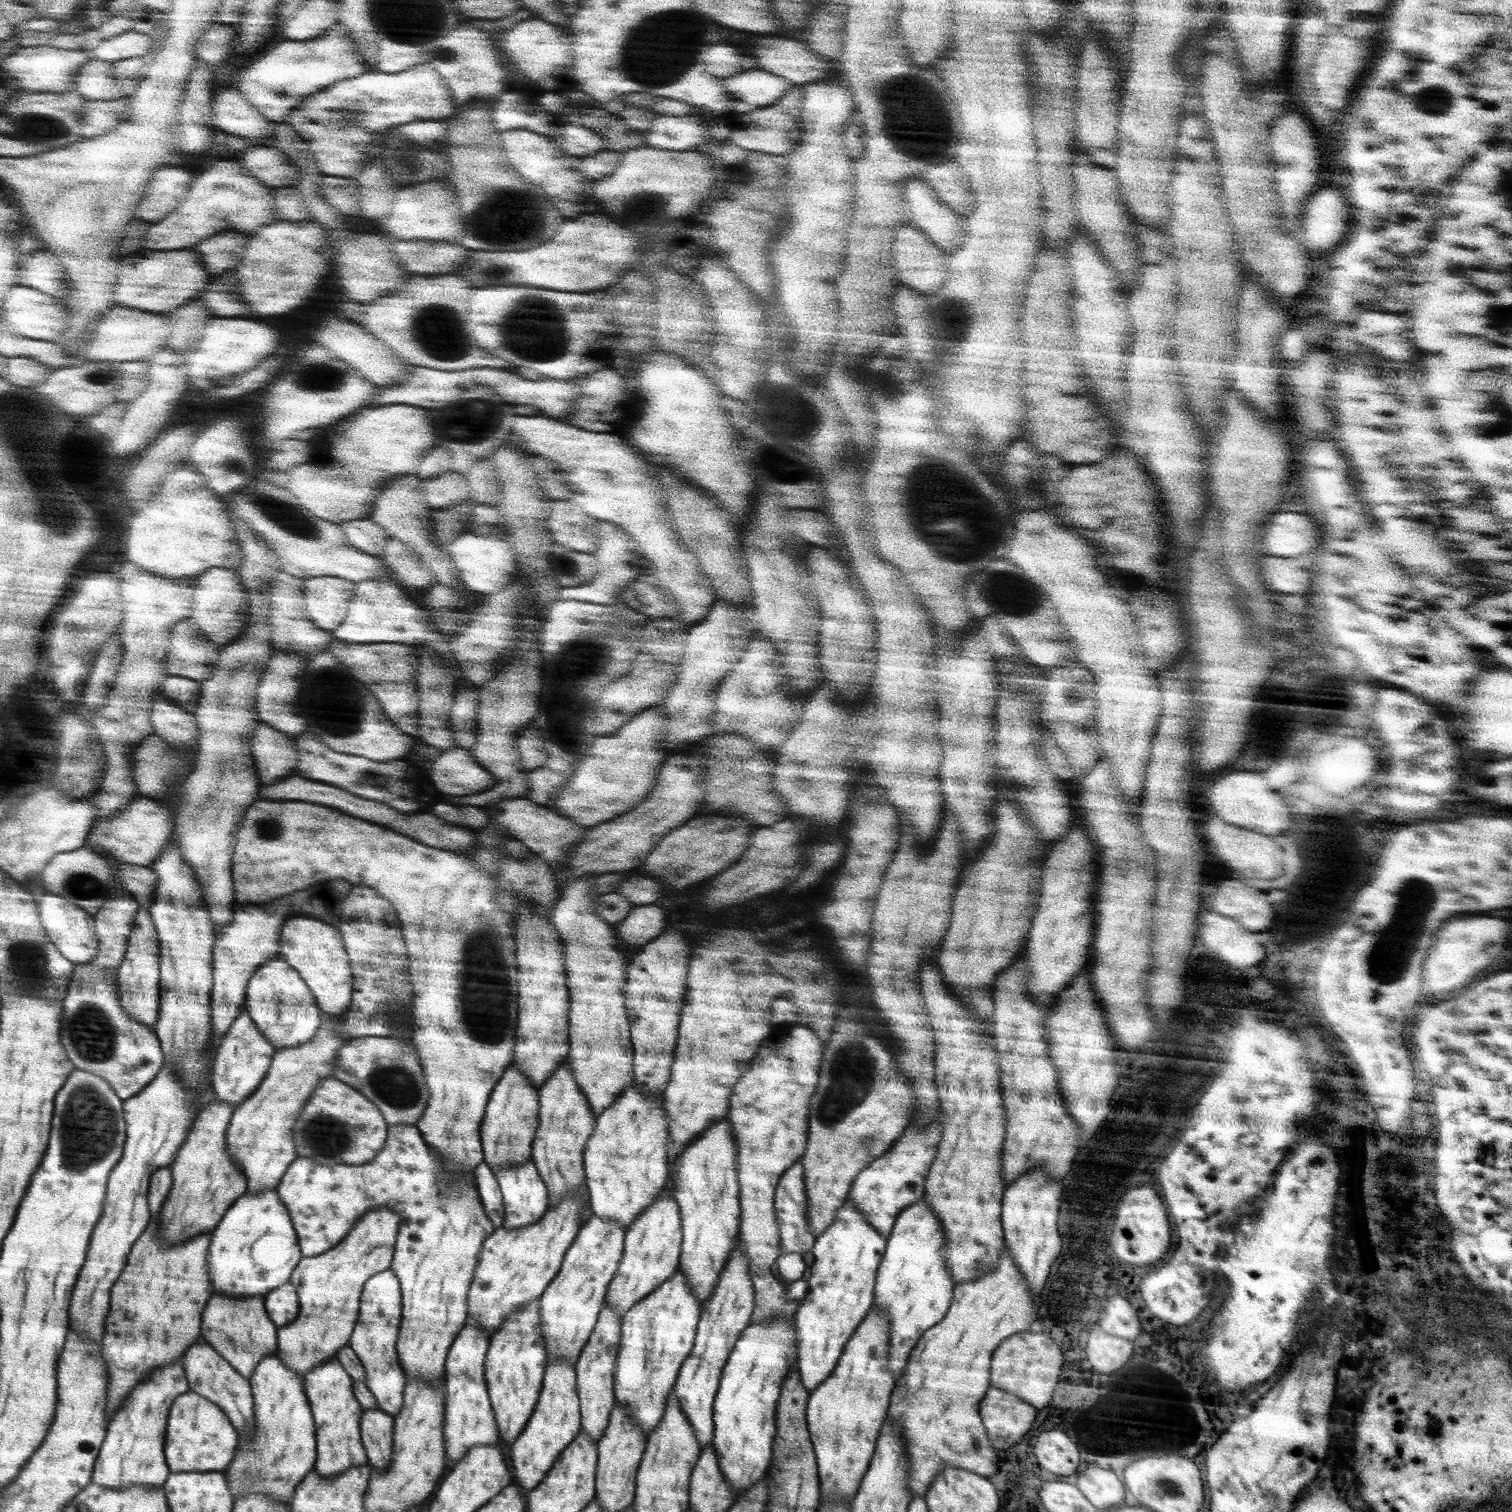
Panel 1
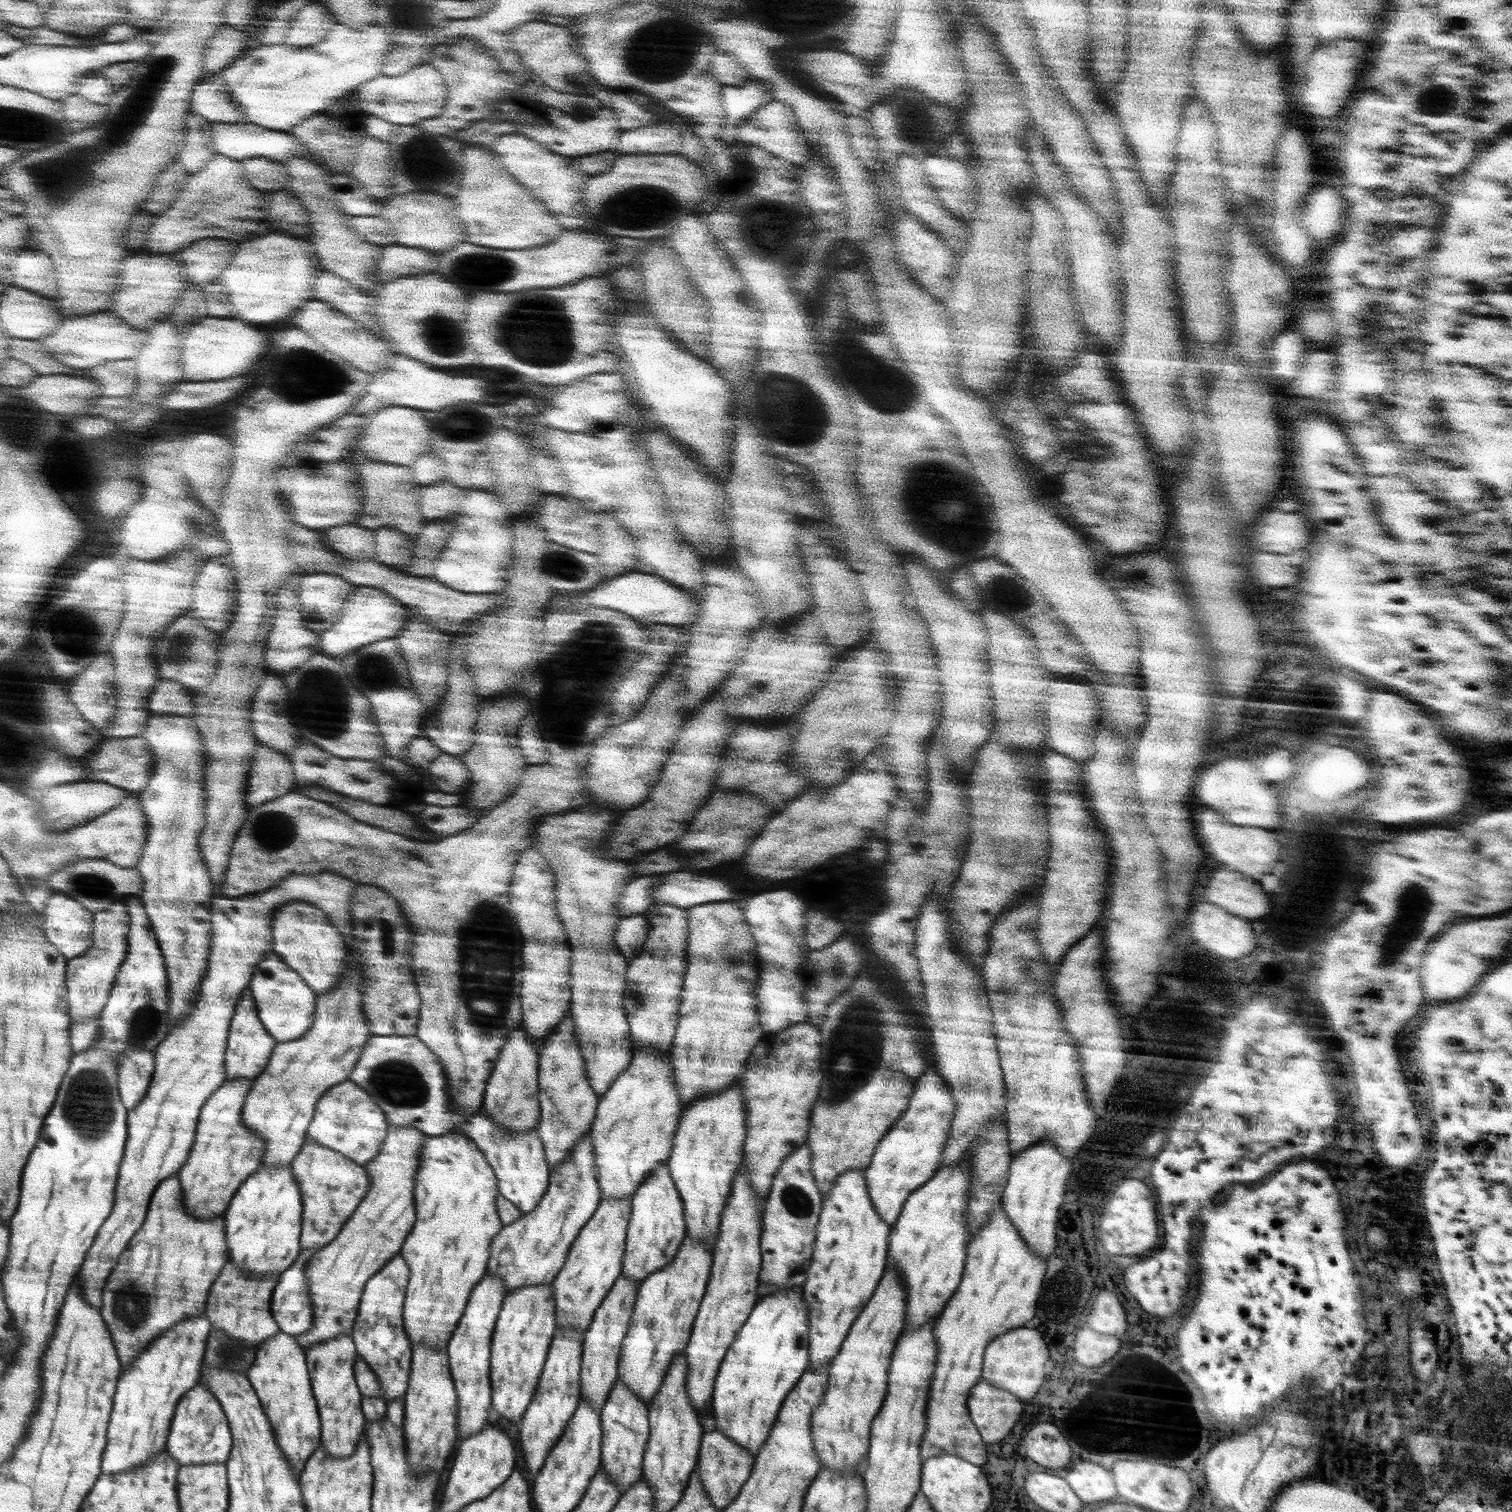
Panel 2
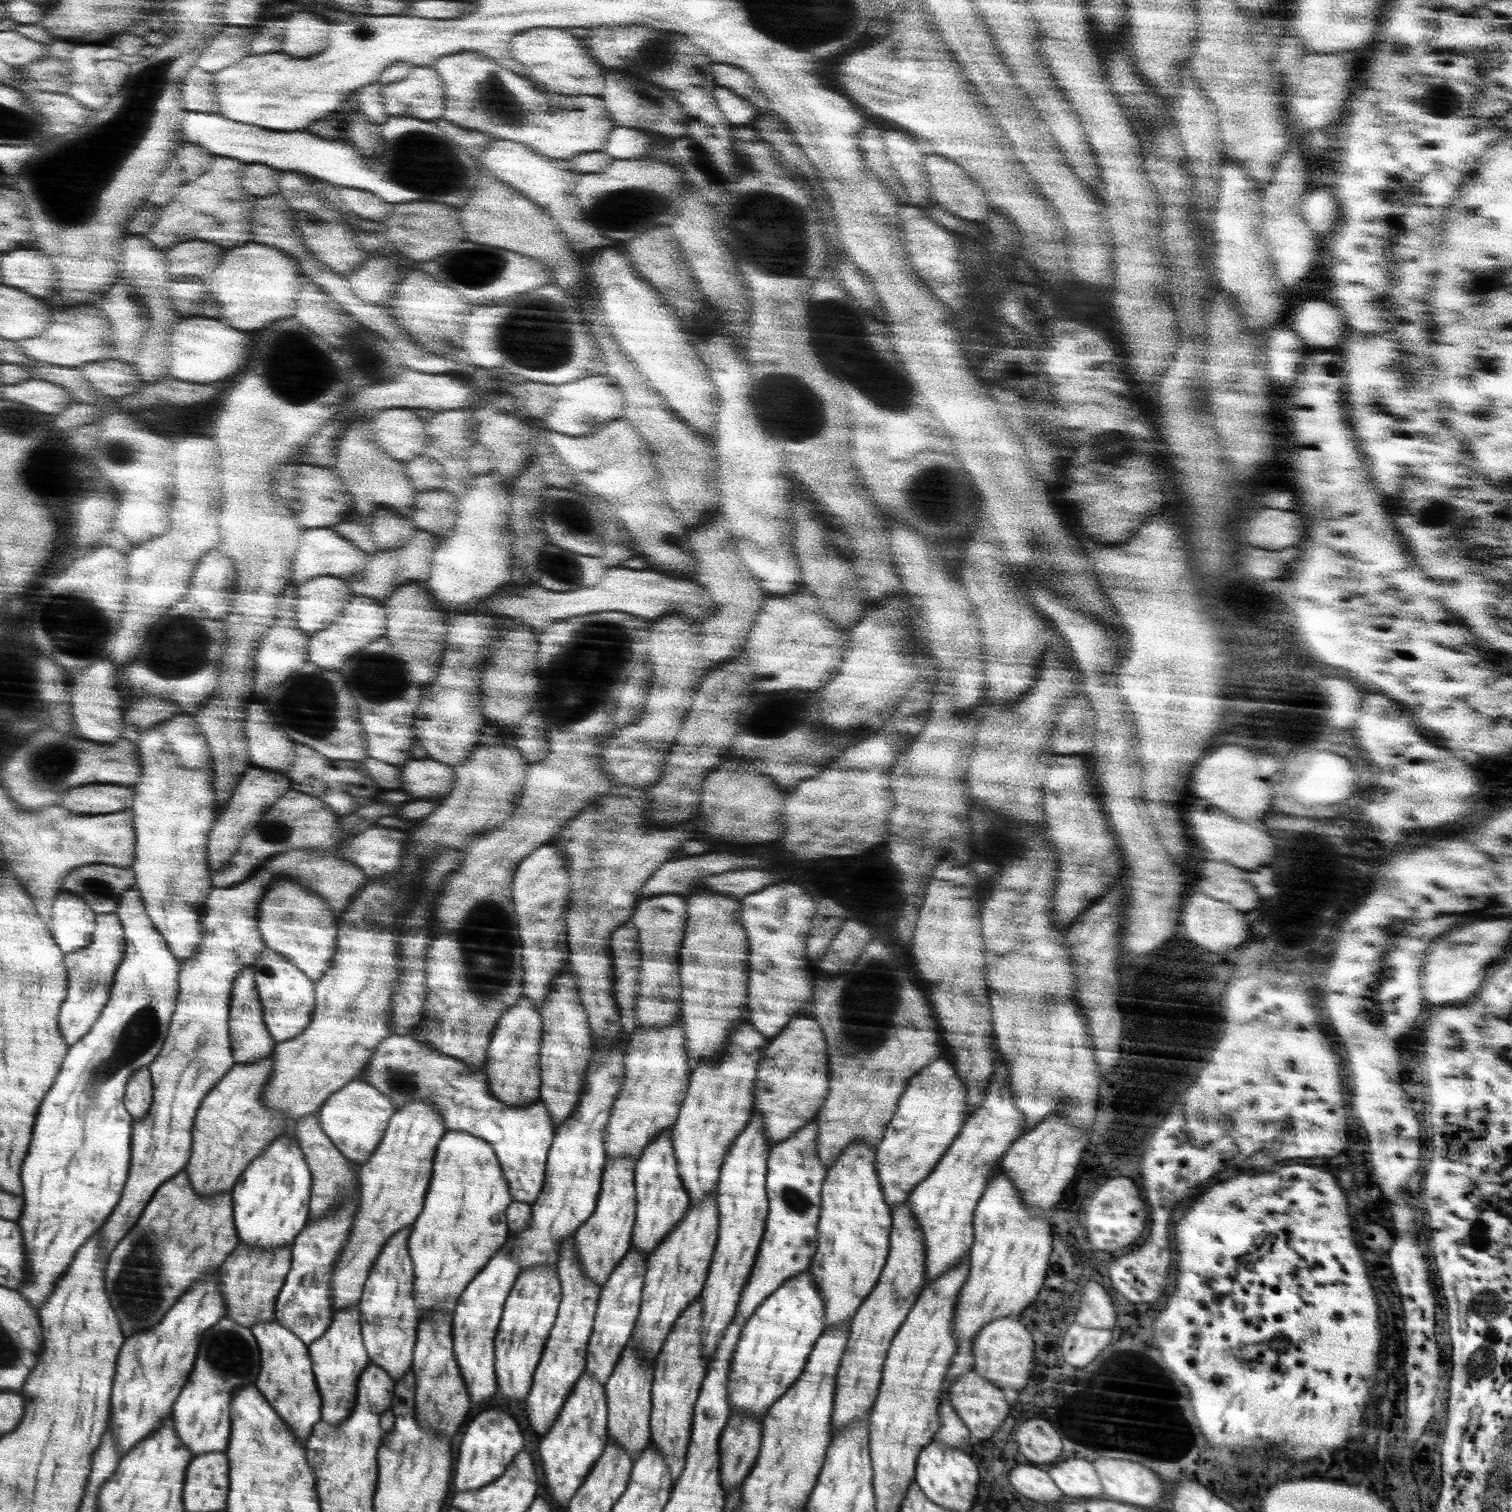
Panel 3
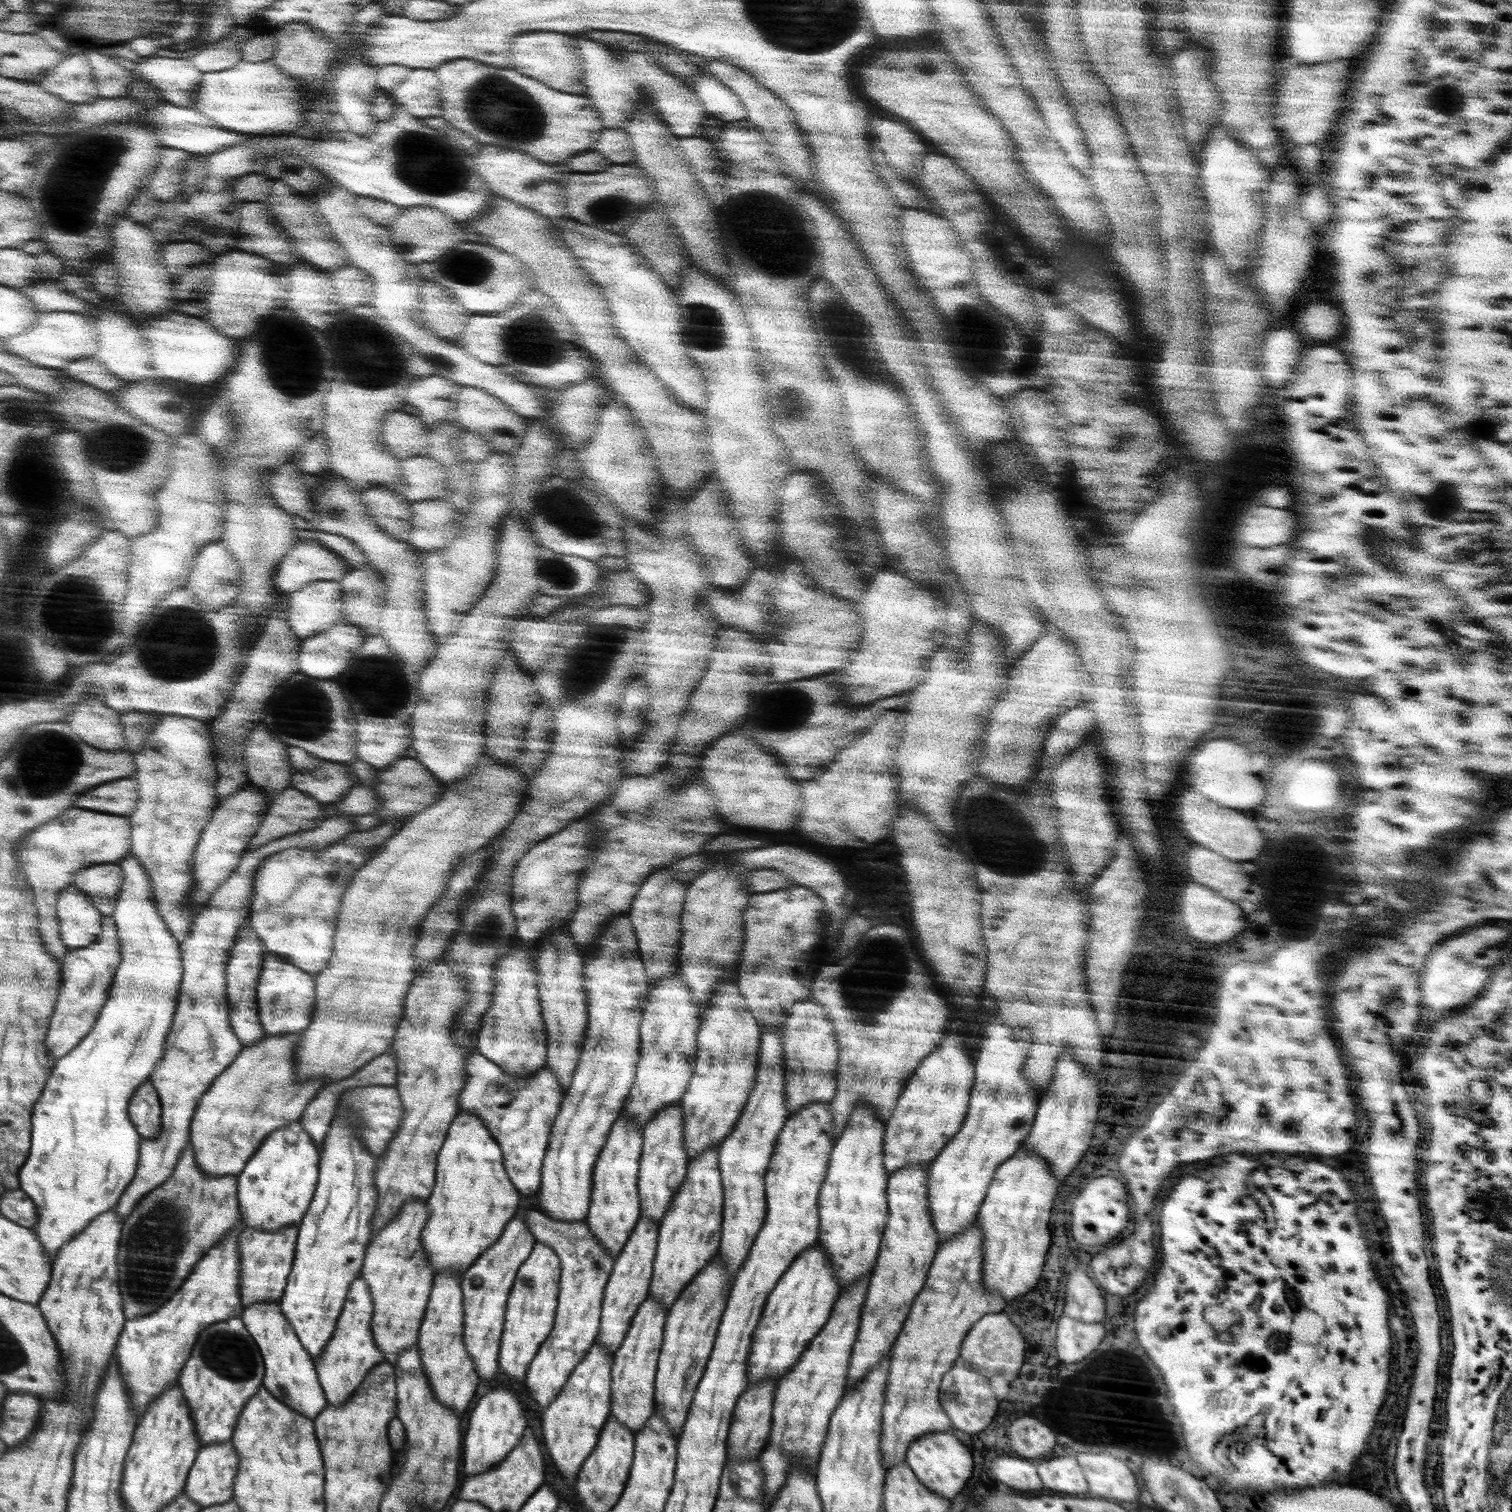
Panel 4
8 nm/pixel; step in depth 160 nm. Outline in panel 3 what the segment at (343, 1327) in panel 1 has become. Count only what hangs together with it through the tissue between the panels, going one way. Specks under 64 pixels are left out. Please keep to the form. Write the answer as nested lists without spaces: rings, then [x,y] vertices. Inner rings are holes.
[[[413,1100],[396,1110],[386,1127],[382,1143],[373,1152],[373,1157],[360,1165],[362,1202],[354,1218],[353,1234],[349,1236],[344,1251],[338,1255],[339,1259],[330,1277],[335,1313],[360,1303],[365,1293],[365,1283],[385,1244],[396,1233],[409,1228],[418,1220],[433,1180],[437,1146],[446,1131],[444,1120],[441,1119],[441,1113],[437,1112],[435,1104]]]

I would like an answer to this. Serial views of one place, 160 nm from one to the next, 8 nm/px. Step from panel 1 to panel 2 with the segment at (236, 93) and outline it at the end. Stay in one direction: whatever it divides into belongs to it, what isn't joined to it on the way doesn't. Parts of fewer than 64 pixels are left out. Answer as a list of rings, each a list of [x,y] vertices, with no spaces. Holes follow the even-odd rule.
[[[209,74],[202,84],[194,89],[194,104],[198,114],[212,122],[248,122],[244,111],[234,100],[227,88],[227,82],[219,74]]]

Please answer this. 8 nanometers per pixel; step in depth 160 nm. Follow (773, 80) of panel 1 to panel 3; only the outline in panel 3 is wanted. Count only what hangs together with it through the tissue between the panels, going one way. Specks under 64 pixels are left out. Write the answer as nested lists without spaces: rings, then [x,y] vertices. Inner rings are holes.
[[[717,86],[714,89],[714,98],[718,108],[732,124],[746,124],[758,114],[751,102],[732,92],[729,88]]]

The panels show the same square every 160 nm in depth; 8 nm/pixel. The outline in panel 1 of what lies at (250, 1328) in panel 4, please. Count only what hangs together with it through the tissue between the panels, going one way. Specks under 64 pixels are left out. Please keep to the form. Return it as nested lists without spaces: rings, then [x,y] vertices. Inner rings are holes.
[[[277,1353],[266,1356],[249,1378],[254,1403],[254,1438],[242,1436],[242,1448],[224,1470],[230,1476],[234,1500],[240,1494],[266,1494],[286,1504],[296,1486],[314,1470],[317,1459],[316,1425],[305,1393],[303,1377],[287,1367]]]

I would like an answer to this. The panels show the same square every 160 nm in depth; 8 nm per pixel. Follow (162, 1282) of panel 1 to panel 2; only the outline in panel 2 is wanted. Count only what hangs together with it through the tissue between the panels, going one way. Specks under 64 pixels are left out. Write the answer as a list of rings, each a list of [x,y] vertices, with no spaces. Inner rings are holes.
[[[178,1176],[164,1180],[153,1194],[146,1225],[121,1256],[117,1270],[104,1289],[105,1306],[101,1311],[113,1332],[123,1373],[163,1332],[205,1312],[209,1292],[228,1263],[228,1230],[224,1215],[212,1221],[198,1220],[185,1211],[184,1201],[185,1192]]]

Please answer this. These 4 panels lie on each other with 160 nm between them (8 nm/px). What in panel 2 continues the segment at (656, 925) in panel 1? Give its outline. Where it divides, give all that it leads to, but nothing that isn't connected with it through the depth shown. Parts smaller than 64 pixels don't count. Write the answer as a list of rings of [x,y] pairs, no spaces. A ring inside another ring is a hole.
[[[645,914],[622,917],[617,930],[617,943],[625,960],[632,964],[646,952],[645,940],[651,931],[652,924]]]

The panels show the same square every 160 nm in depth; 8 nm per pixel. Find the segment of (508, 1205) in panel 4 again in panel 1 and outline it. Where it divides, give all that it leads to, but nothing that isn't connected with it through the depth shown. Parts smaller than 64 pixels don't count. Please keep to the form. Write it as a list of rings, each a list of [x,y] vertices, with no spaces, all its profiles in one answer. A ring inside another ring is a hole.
[[[397,1124],[388,1126],[385,1147],[368,1164],[326,1166],[298,1157],[275,1190],[281,1203],[294,1216],[294,1229],[298,1228],[297,1236],[302,1236],[301,1255],[306,1258],[336,1247],[362,1220],[362,1216],[374,1208],[388,1208],[402,1216],[404,1222],[397,1236],[396,1254],[389,1268],[398,1277],[402,1288],[397,1355],[407,1382],[417,1378],[426,1384],[443,1384],[449,1351],[469,1317],[469,1290],[480,1262],[481,1248],[496,1231],[481,1203],[475,1172],[464,1175],[446,1167],[442,1156],[429,1148],[420,1129],[414,1125]]]

